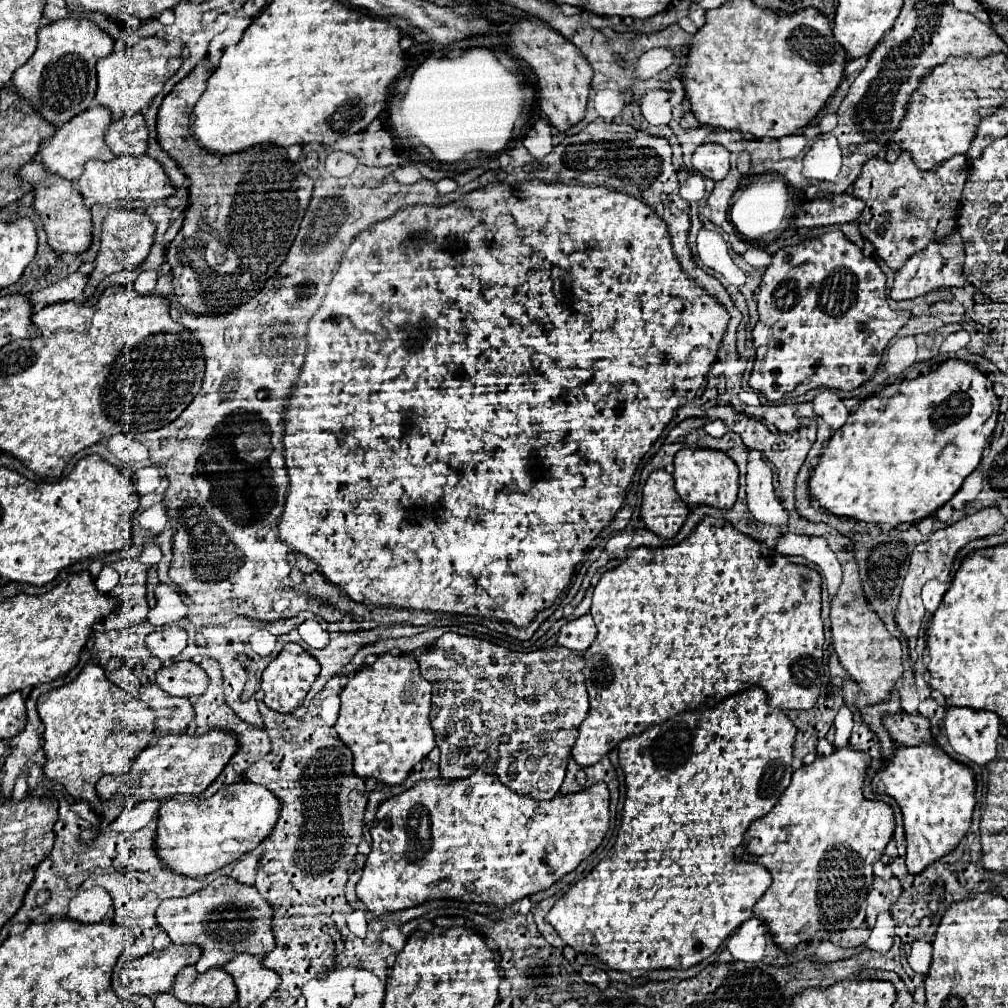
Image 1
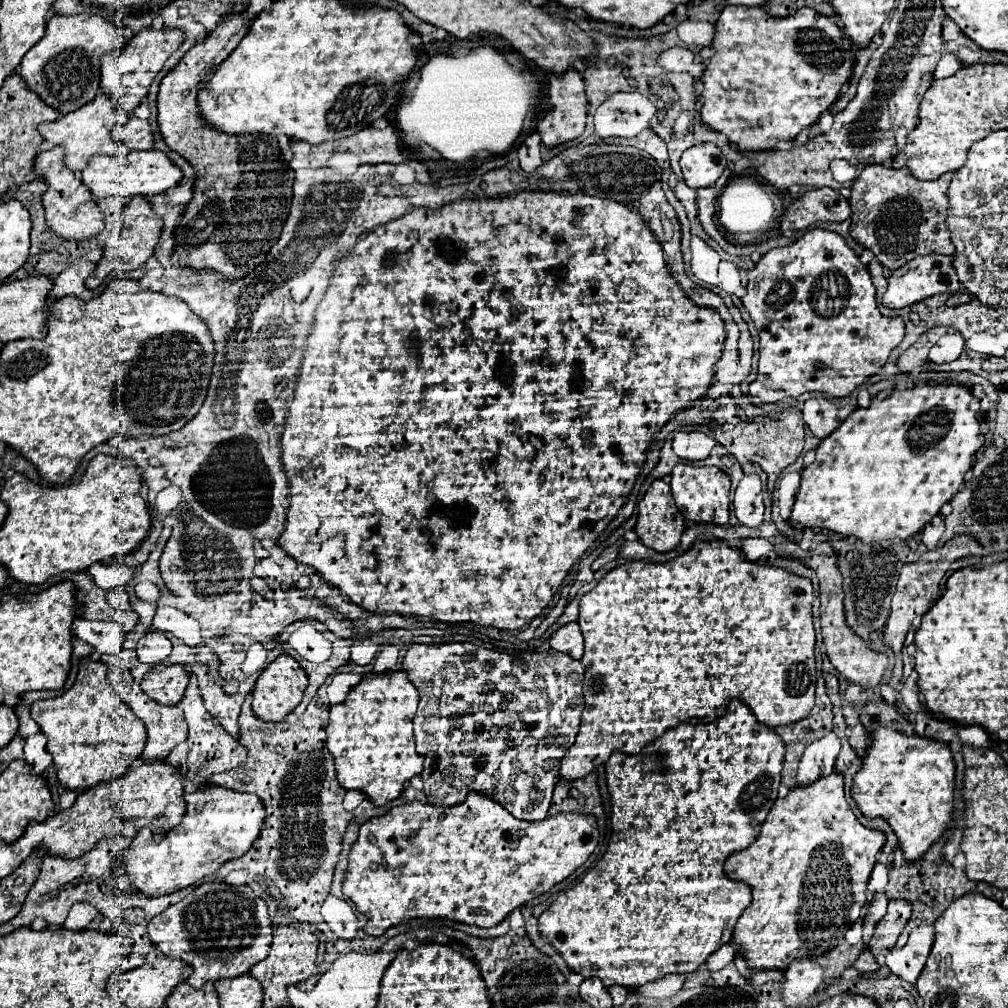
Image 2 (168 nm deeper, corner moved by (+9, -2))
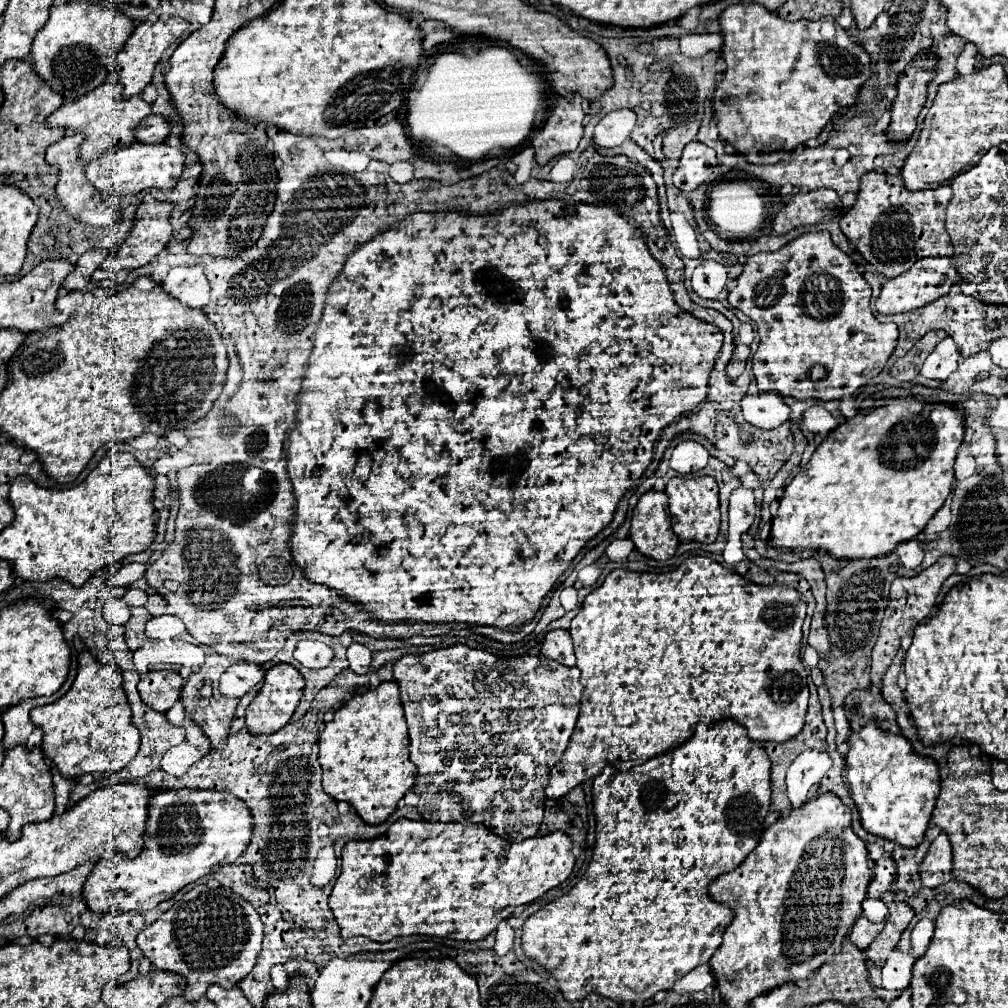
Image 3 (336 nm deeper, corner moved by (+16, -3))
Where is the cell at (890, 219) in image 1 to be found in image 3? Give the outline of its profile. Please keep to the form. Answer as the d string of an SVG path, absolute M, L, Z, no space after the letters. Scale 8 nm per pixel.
M868 172L864 176L858 200L842 220L840 228L856 250L886 278L896 278L910 266L926 256L952 256L954 248L944 226L946 206L952 200L952 188L948 184L934 190L910 192L904 188L900 176L884 172Z

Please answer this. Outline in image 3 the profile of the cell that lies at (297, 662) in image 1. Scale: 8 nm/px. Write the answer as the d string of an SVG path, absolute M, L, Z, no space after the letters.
M276 664L276 666L272 666L266 672L262 690L256 694L256 698L246 708L246 726L248 726L248 732L252 732L254 736L258 736L258 734L274 734L280 728L284 728L288 724L288 720L292 718L298 702L302 700L302 690L304 690L304 678L300 676L300 672L296 668L292 668L288 664Z

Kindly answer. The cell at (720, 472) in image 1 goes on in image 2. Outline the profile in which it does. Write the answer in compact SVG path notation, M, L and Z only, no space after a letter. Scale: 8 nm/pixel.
M677 463L671 471L671 491L677 509L687 521L693 523L717 523L723 525L729 519L729 475L719 467L695 467L687 463Z

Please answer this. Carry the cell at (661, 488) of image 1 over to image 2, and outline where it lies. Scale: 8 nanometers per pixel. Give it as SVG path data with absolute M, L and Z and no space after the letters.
M655 479L639 501L635 533L639 541L655 551L671 551L685 529L685 519L673 503L671 487Z

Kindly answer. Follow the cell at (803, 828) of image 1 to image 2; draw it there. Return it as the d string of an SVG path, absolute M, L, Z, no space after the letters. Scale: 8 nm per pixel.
M839 771L823 775L805 787L797 785L789 789L787 797L777 799L761 825L759 837L749 847L729 855L725 861L727 877L747 881L753 889L753 901L743 911L733 931L733 941L739 945L747 965L757 971L787 969L791 961L827 953L835 939L843 939L867 901L867 881L883 845L885 833L861 825L845 801L843 773Z

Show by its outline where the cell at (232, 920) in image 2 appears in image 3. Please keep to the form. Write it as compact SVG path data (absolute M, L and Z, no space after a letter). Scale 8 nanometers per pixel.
M200 884L186 892L154 924L144 928L136 942L156 970L186 978L188 990L184 998L192 1002L200 1000L212 984L228 990L250 974L262 950L262 922L258 912L230 888L212 890Z

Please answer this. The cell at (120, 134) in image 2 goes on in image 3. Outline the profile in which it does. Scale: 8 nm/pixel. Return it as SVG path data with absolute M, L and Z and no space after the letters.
M150 114L138 128L136 128L136 140L146 144L164 142L170 136L172 122L160 114Z

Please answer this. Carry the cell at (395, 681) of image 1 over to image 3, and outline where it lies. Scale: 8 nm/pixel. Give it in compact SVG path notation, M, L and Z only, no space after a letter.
M382 682L376 690L368 690L366 694L352 696L342 708L334 712L334 720L326 724L324 732L318 738L318 762L322 766L322 786L328 796L336 802L348 802L354 806L358 816L366 824L382 824L396 810L396 804L404 798L404 794L414 786L416 766L412 766L408 758L408 732L404 710L400 704L400 694L396 682Z

